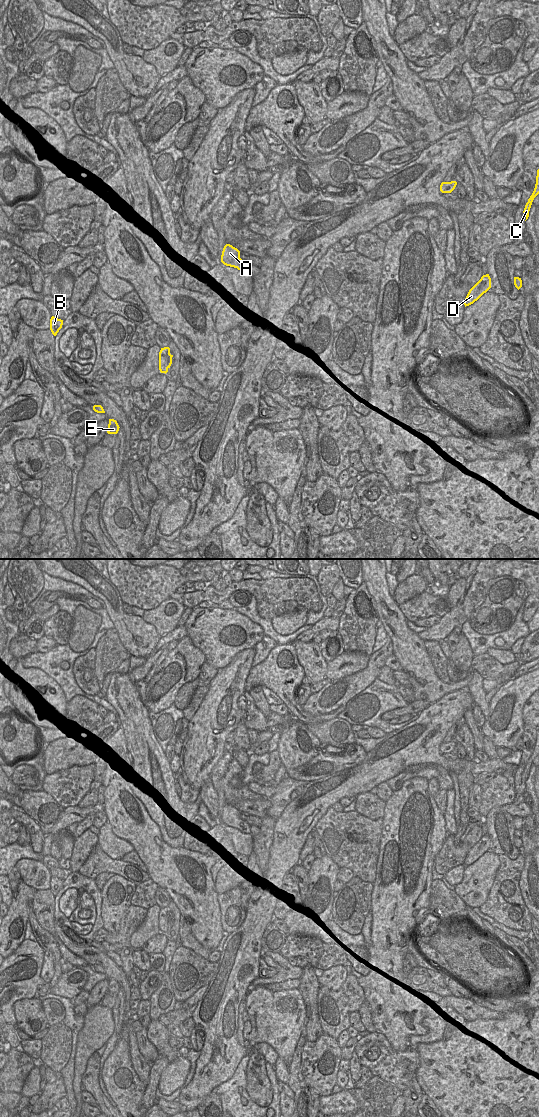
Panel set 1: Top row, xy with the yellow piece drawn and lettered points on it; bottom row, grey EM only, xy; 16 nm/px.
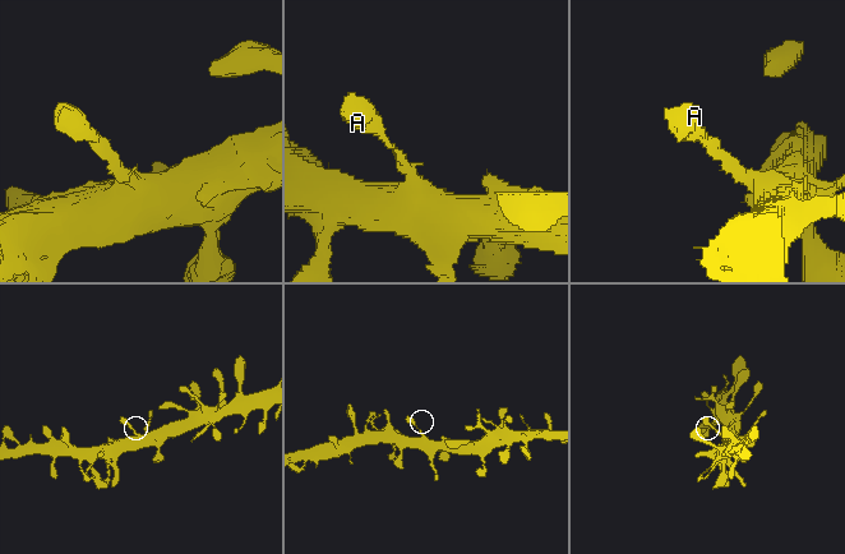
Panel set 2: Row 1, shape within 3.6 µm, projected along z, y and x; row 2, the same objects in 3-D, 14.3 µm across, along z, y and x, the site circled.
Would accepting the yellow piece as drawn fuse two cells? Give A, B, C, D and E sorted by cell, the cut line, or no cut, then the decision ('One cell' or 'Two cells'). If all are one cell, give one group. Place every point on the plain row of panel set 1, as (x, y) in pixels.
Groups: A B C D E. No split. One cell.

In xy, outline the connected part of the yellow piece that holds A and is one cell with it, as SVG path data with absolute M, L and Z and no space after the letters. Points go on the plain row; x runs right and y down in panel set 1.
M230 804L224 806L221 822L226 826L237 828L242 833L250 834L250 825L240 818L240 811Z

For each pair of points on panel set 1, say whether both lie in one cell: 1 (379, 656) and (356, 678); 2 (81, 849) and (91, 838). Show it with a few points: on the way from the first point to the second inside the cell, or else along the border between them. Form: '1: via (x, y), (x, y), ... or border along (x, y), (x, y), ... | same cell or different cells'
1: via (375, 663), (363, 676) | same cell
2: via (83, 846), (88, 841) | same cell

